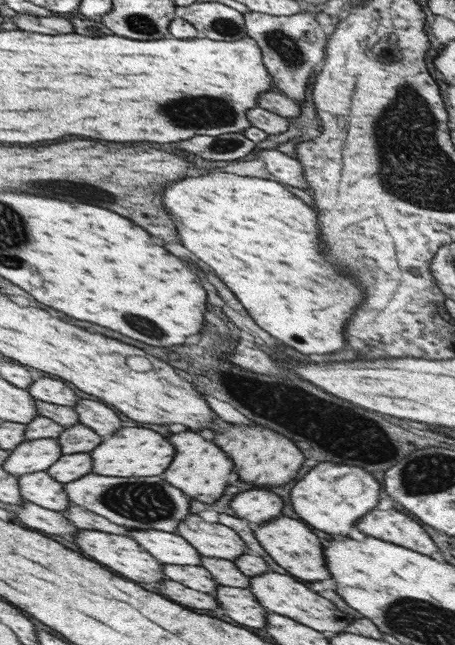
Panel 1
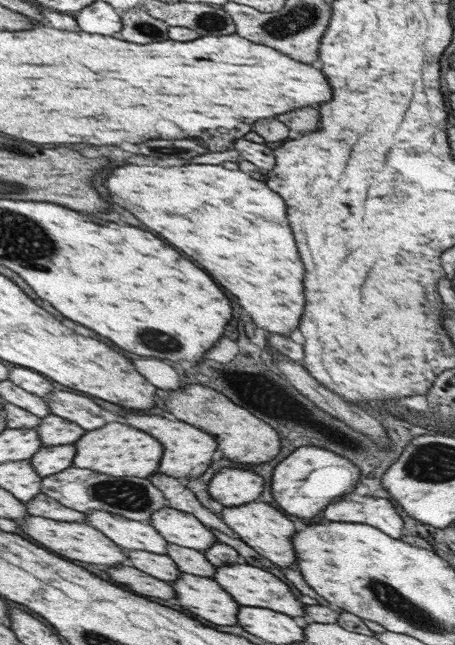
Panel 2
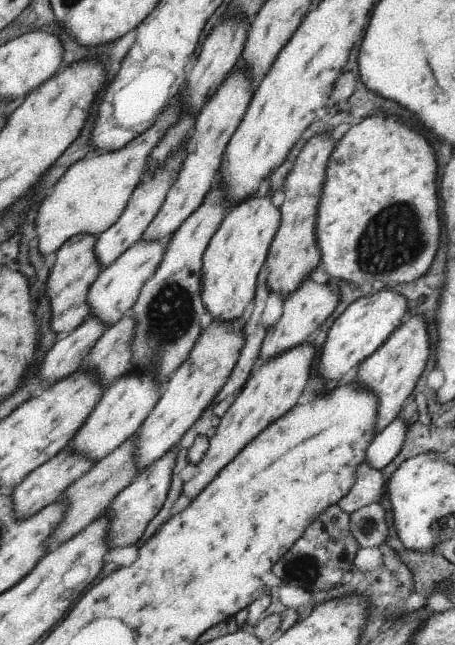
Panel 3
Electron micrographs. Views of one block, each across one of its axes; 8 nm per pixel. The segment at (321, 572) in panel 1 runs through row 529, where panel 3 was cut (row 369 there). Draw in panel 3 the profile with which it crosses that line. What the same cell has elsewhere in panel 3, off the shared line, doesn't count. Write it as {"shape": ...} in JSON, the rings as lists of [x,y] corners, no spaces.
{"shape":[[[298,346],[296,350],[290,350],[286,354],[280,354],[268,362],[264,362],[262,366],[258,366],[256,370],[251,372],[246,386],[242,392],[236,396],[236,400],[228,412],[224,416],[215,419],[214,427],[216,434],[209,438],[210,446],[208,446],[208,454],[204,454],[204,460],[198,462],[198,474],[194,474],[194,478],[186,480],[182,486],[180,496],[182,498],[196,498],[200,494],[200,490],[210,484],[214,480],[214,476],[250,442],[254,440],[264,428],[268,428],[274,420],[278,420],[282,414],[286,414],[288,410],[292,410],[298,402],[298,398],[304,392],[304,386],[308,382],[310,376],[310,366],[314,360],[314,348],[312,346]]]}

